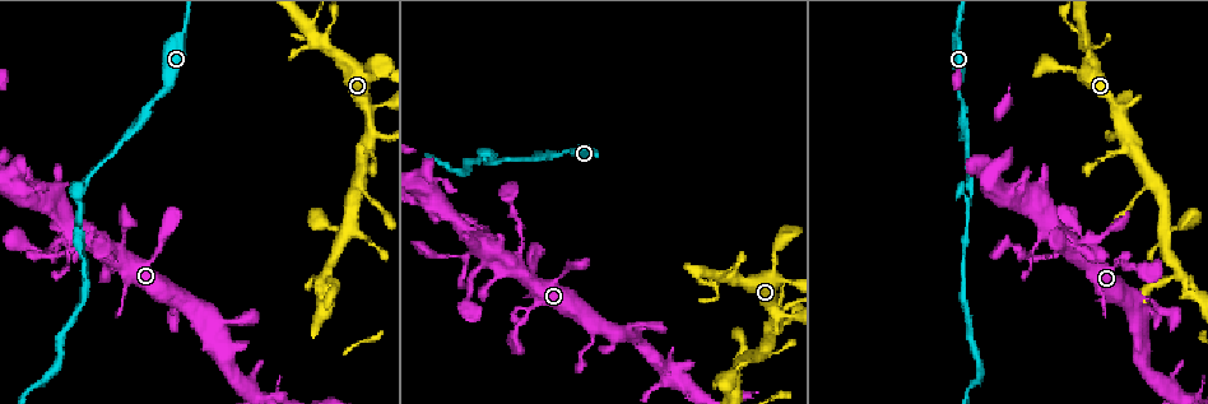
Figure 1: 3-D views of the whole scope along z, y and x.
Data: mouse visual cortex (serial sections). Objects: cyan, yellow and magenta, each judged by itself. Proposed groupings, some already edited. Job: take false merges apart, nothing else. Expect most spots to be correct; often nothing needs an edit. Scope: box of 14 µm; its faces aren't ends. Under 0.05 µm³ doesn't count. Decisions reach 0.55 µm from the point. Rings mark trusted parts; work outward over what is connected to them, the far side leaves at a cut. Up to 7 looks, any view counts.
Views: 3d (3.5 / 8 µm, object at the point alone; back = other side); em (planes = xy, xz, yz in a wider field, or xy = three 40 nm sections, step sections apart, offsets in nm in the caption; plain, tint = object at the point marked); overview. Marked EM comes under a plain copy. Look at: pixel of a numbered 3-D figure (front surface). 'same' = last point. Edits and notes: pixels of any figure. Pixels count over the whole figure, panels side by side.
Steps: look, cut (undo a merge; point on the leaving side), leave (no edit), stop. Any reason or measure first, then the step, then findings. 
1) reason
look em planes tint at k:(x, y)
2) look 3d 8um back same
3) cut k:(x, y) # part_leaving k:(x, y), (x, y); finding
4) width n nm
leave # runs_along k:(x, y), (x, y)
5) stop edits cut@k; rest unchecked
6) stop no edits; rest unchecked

branch point
look 3d 3.5um at 1:(494, 160)

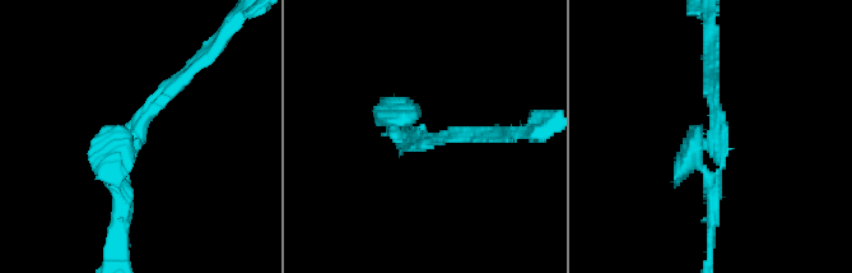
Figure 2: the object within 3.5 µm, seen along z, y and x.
shape alone is not enough
look em planes tint at 2:(417, 142)

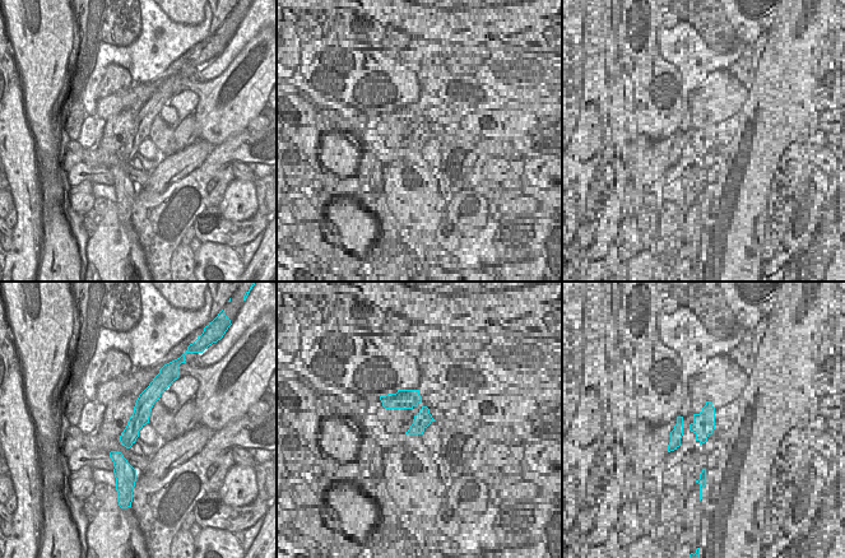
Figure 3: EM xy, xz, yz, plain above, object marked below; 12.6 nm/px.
cut it another way
look em xy step 3 tint same

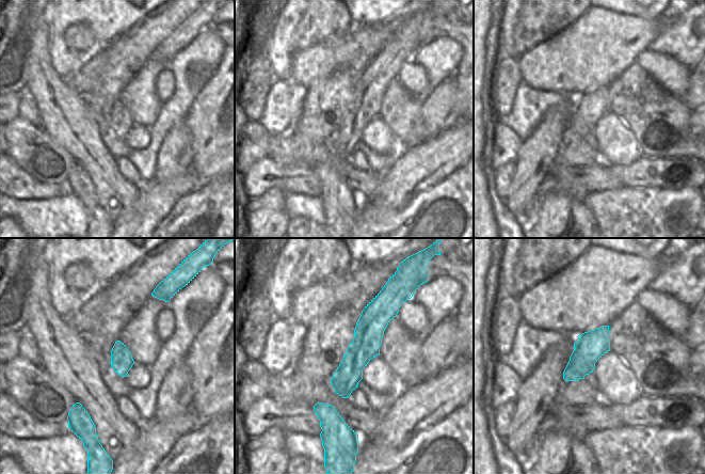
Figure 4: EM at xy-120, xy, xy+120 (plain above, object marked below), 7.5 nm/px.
leave # runs_along 2:(192, 69), (130, 140), (119, 214); one cell here

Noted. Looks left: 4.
a narrow waist
look 3d 8um at 1:(1032, 247)

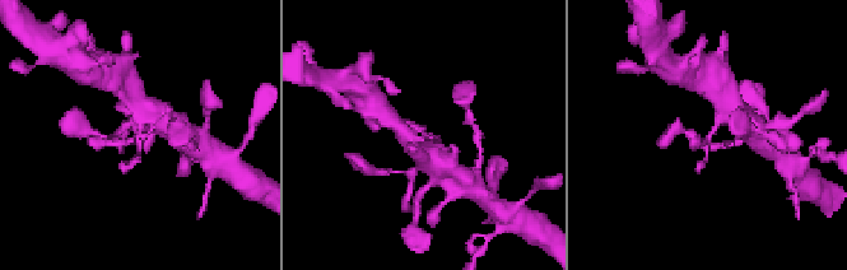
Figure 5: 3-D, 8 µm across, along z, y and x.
zoom in
look 3d 3.5um at 5:(422, 132)

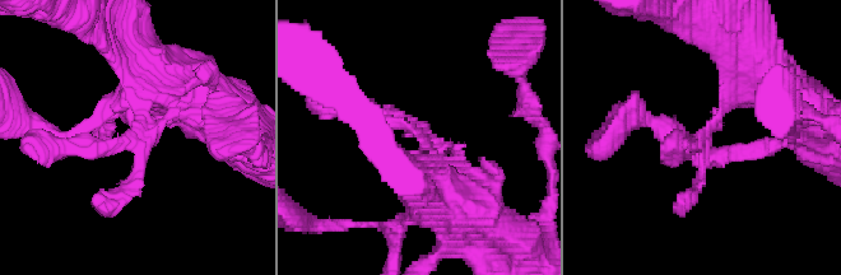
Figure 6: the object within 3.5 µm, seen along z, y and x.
shape alone is not enough
look em xy step 2 tint at 6:(138, 129)

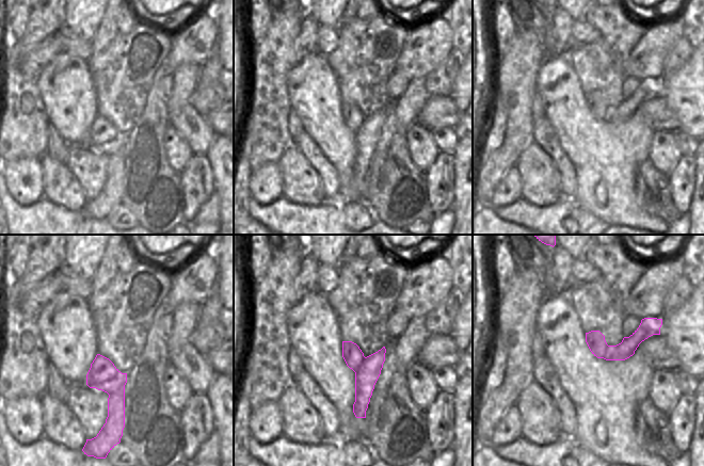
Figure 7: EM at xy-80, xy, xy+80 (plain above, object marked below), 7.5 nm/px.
leave # runs_along 6:(436, 194), (428, 141), (345, 112); continuous, no second cell

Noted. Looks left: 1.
stop no edits; rest unchecked

